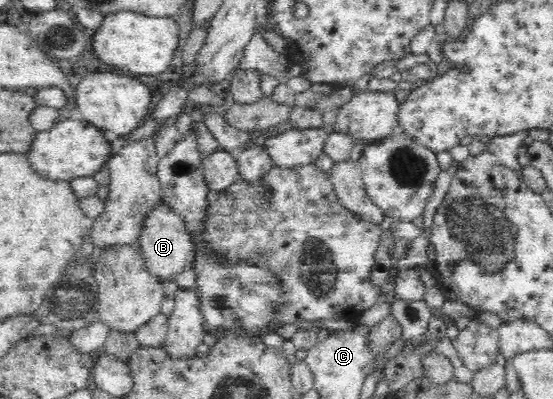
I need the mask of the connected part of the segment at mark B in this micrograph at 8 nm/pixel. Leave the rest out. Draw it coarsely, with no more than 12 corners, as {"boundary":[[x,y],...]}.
{"boundary":[[165,203],[143,224],[143,265],[171,282],[194,241]]}

